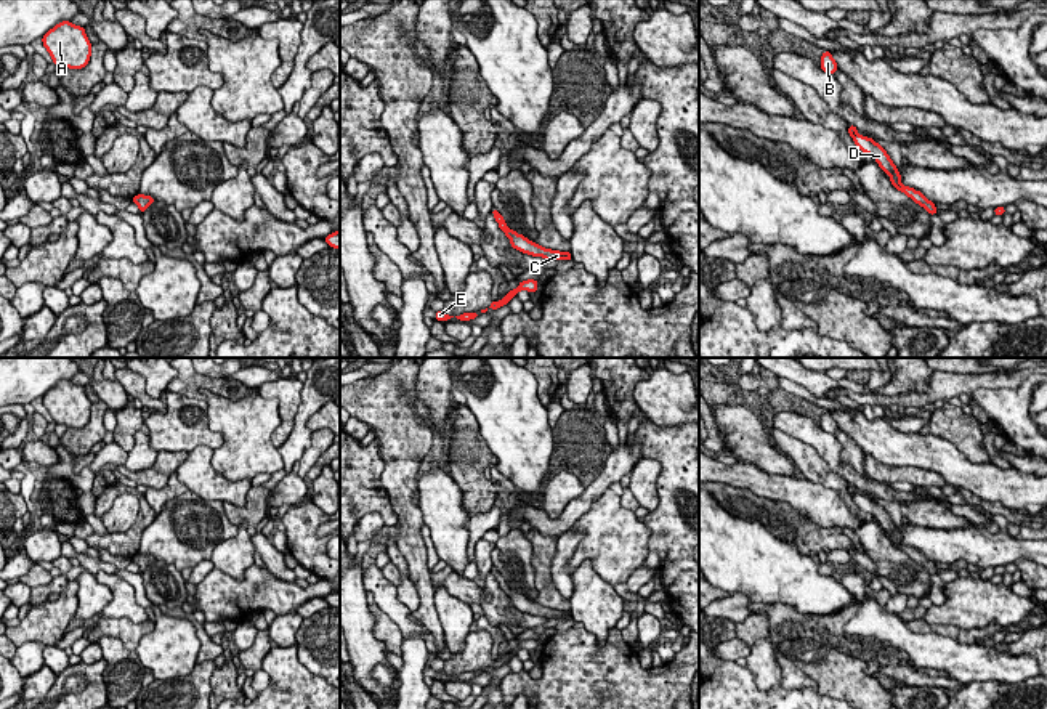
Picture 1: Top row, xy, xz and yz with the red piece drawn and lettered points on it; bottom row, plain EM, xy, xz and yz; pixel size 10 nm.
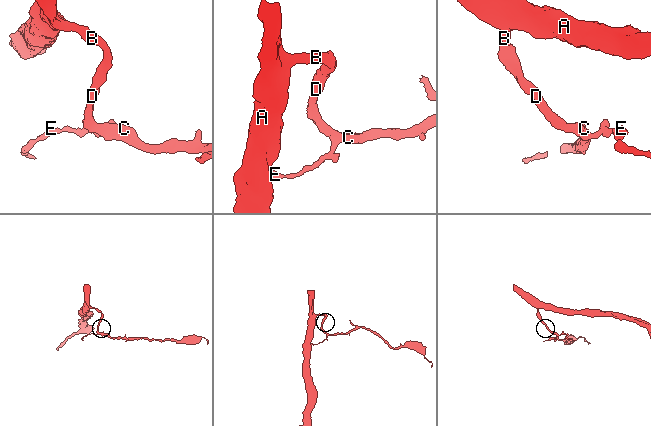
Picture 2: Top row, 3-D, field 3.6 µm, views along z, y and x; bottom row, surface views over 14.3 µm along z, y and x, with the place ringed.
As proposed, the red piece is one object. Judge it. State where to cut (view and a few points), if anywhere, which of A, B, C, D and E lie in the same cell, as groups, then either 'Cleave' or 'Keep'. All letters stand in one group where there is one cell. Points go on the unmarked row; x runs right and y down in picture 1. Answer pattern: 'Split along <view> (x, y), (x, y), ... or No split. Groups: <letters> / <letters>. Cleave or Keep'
No split. Groups: A B C D E. Keep

